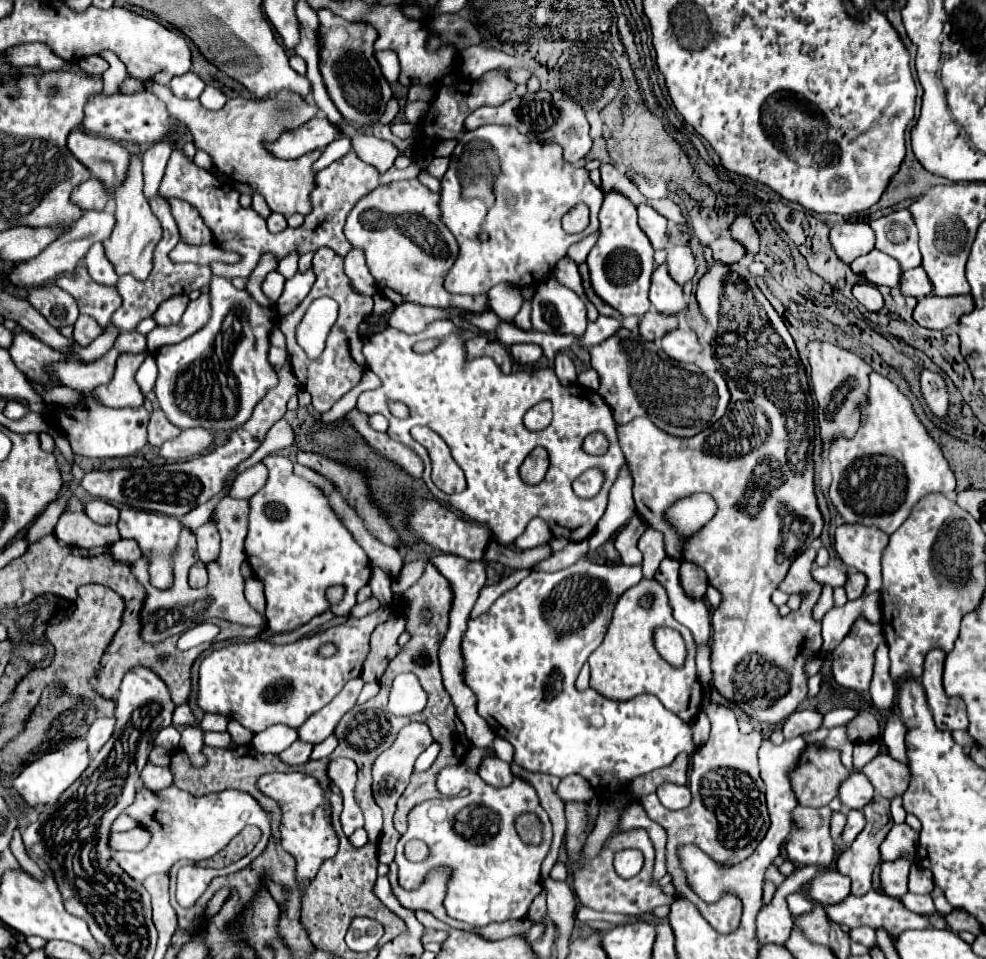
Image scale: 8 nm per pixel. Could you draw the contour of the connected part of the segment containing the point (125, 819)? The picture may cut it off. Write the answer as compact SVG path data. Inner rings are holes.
M119 815L117 817L117 821L113 823L113 831L129 831L129 829L135 829L139 823L135 823L135 819L133 817L129 817L129 815Z

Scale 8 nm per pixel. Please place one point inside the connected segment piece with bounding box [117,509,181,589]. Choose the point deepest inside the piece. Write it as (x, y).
(157, 535)

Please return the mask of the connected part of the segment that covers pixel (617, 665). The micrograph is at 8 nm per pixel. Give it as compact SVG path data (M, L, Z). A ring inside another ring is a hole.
M641 579L637 585L629 587L621 595L603 643L589 655L589 665L591 665L591 689L595 689L607 699L627 701L627 699L633 699L635 695L651 693L669 711L679 715L683 721L695 719L697 713L701 711L703 687L697 679L697 669L695 669L695 643L693 643L693 637L689 635L689 629L679 625L673 619L673 609L669 605L667 591L657 579ZM645 593L651 593L655 597L655 603L649 611L639 607L639 599ZM657 625L673 627L683 635L685 645L687 645L687 657L681 667L667 663L655 651L651 643L651 629L655 629Z

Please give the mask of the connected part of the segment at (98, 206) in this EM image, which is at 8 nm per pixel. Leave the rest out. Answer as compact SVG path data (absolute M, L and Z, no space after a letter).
M91 177L91 179L87 179L85 183L81 183L81 185L73 191L71 199L73 199L73 203L77 203L83 211L87 211L87 209L103 211L105 205L113 199L113 195L111 195L111 191L109 191L99 179Z

